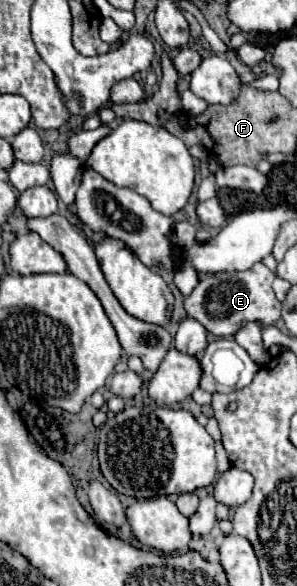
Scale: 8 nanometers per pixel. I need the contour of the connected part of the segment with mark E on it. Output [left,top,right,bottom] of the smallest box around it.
[185,262,281,338]

